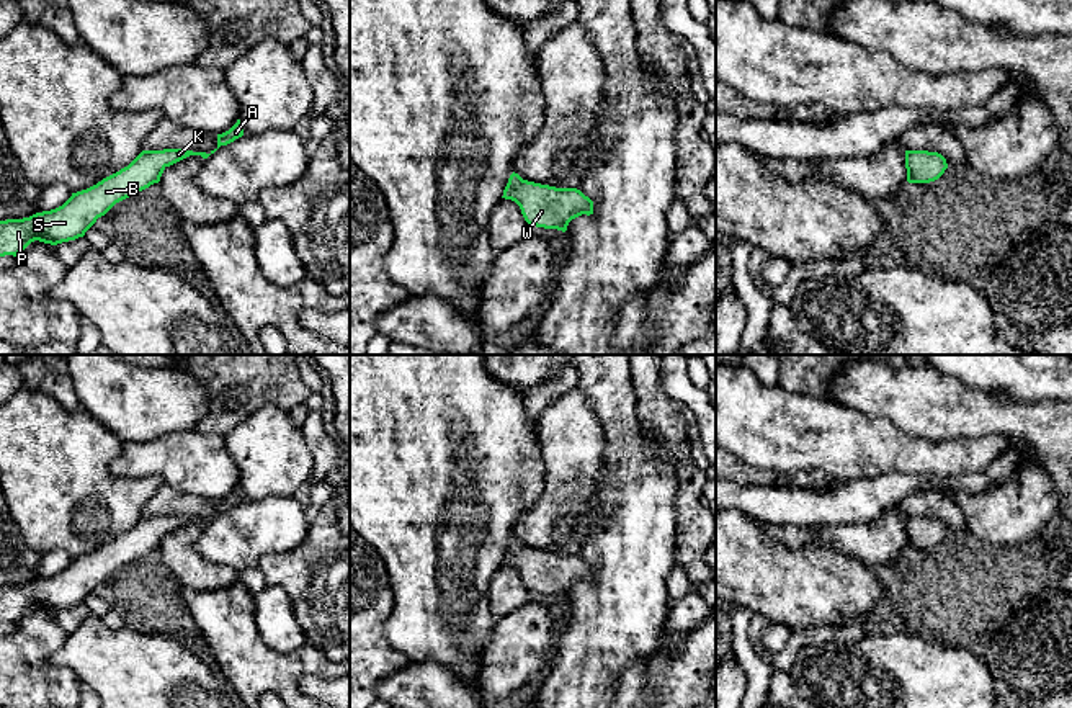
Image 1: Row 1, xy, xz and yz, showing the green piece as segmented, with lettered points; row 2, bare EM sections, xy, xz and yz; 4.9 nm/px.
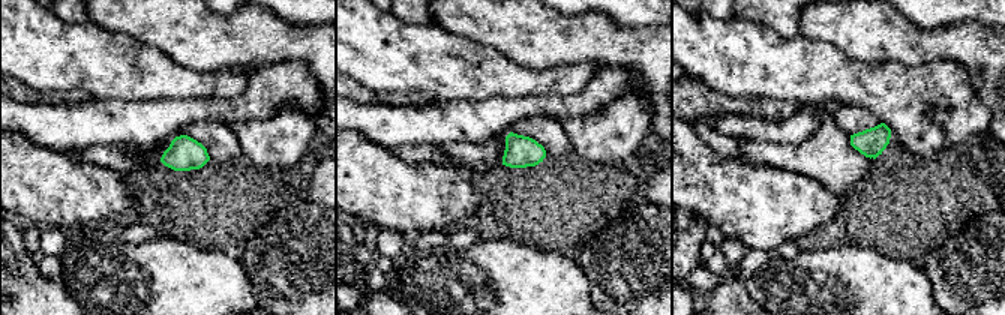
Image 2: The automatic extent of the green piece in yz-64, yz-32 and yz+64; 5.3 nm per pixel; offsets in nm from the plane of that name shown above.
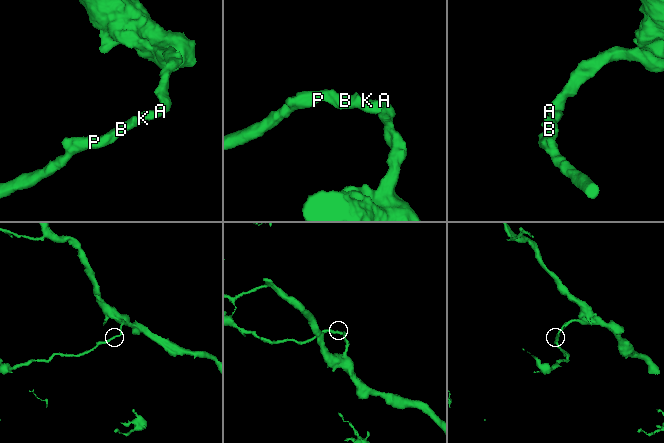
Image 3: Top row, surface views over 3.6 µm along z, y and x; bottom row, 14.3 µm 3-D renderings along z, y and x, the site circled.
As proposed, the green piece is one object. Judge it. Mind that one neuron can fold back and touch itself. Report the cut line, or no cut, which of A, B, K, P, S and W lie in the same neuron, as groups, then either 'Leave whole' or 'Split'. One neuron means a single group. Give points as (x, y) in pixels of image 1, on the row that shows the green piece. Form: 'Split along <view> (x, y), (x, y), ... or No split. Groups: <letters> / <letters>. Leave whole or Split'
No split. Groups: A B K P S W. Leave whole

